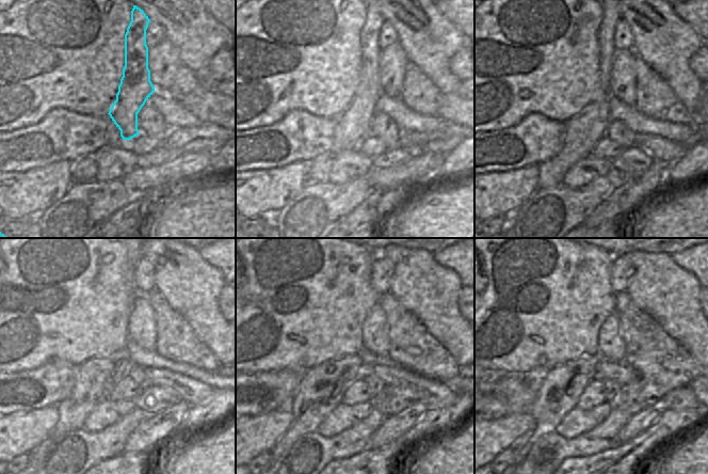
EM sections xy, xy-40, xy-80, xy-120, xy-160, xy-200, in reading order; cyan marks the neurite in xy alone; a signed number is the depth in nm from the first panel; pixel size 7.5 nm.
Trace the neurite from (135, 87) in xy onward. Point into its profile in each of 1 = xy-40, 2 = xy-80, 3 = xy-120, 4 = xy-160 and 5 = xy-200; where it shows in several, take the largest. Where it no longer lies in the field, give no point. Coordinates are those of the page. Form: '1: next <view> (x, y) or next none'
1: next xy-40 (353, 125)
2: next xy-80 (583, 130)
3: next xy-120 (97, 377)
4: next xy-160 (322, 388)
5: next xy-200 (559, 389)

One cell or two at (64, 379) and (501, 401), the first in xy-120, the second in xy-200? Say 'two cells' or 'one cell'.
two cells

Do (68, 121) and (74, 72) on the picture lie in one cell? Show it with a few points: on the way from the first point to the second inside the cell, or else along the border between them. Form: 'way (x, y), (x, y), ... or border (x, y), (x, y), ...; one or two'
border (94, 114), (53, 108), (45, 115); two

